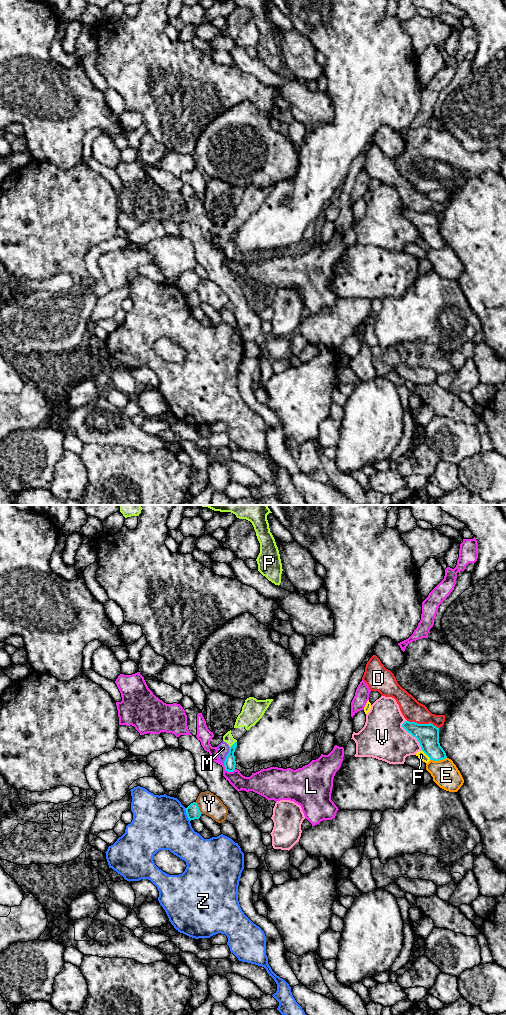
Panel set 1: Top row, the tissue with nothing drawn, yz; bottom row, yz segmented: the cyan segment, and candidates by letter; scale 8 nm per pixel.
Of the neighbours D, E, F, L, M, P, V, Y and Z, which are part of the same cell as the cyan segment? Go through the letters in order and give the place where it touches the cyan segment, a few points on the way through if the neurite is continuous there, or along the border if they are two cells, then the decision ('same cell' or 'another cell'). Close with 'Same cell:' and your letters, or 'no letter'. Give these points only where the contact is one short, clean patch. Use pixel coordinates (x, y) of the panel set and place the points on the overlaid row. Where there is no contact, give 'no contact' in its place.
D: contact yz (423, 724); another cell
E: contact yz (438, 760); another cell
F: contact yz (426, 754); another cell
L: contact yz (227, 770); another cell
M: contact yz (227, 755); border yz (230, 747), (223, 762); another cell
P: contact yz (233, 744); another cell
V: contact yz (412, 735); another cell
Y: contact yz (198, 808); border yz (195, 802), (202, 813); another cell
Z: contact yz (187, 814); another cell
Same cell: no letter

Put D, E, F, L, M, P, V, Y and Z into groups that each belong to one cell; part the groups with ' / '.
D / E / F / L / M P / V / Y / Z

